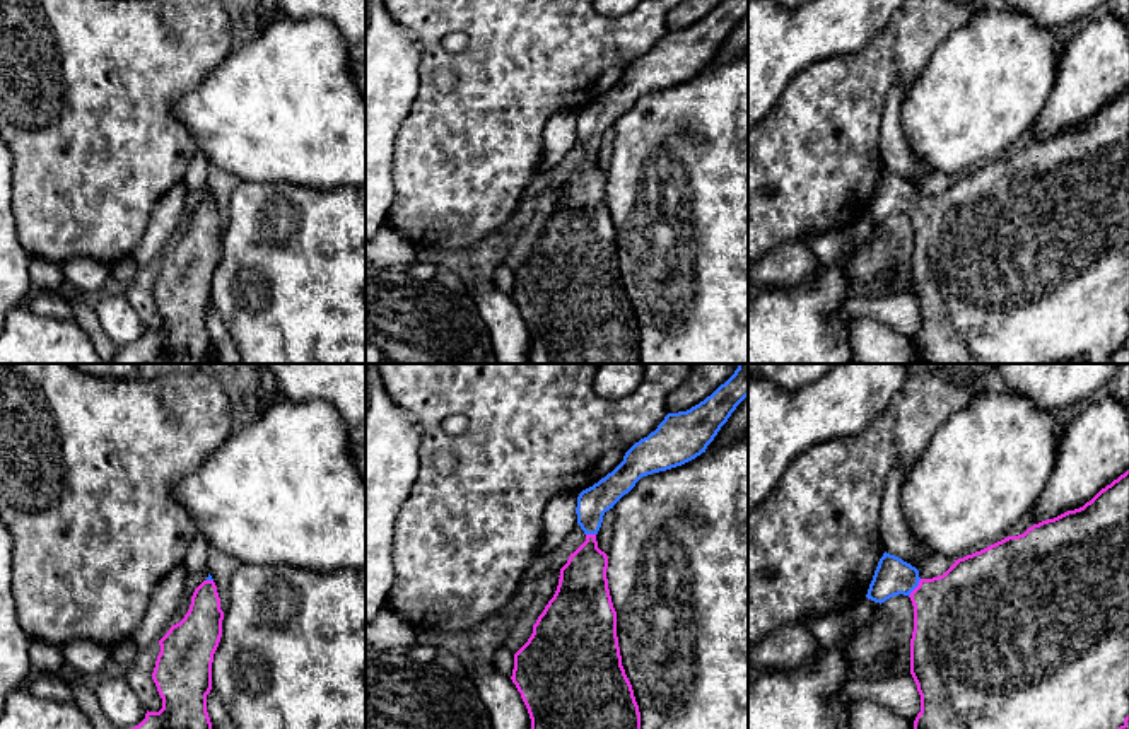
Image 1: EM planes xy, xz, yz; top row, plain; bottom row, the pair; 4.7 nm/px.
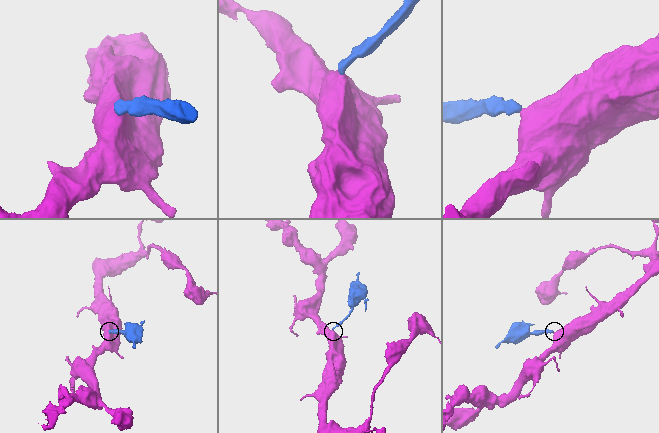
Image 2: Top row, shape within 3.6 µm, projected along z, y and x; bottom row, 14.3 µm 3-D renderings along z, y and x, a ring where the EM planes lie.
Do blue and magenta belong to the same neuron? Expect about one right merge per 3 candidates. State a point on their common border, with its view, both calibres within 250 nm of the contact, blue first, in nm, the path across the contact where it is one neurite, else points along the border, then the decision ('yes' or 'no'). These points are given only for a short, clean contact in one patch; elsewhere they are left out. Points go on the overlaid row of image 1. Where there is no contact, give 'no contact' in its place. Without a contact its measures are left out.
contact yz (916, 586); calibres 170 and 440 nm; way yz (894, 576), (916, 586), (959, 617); yes

